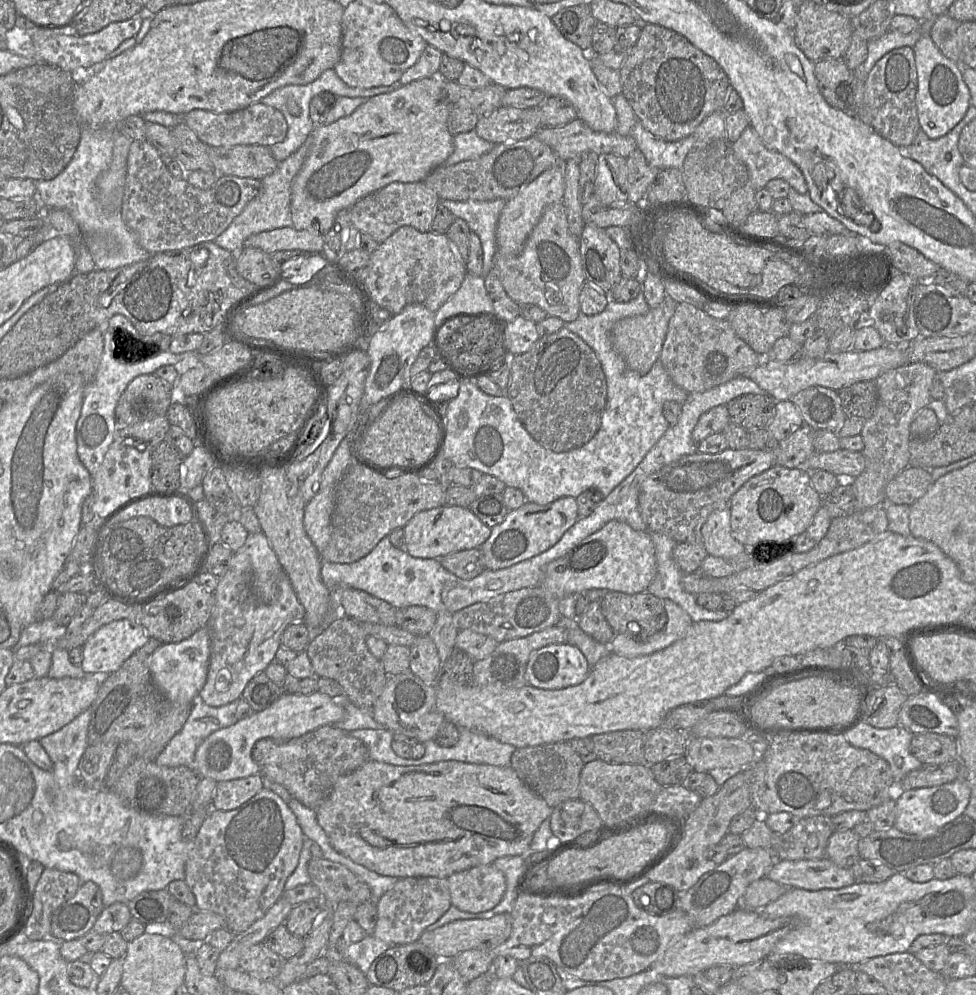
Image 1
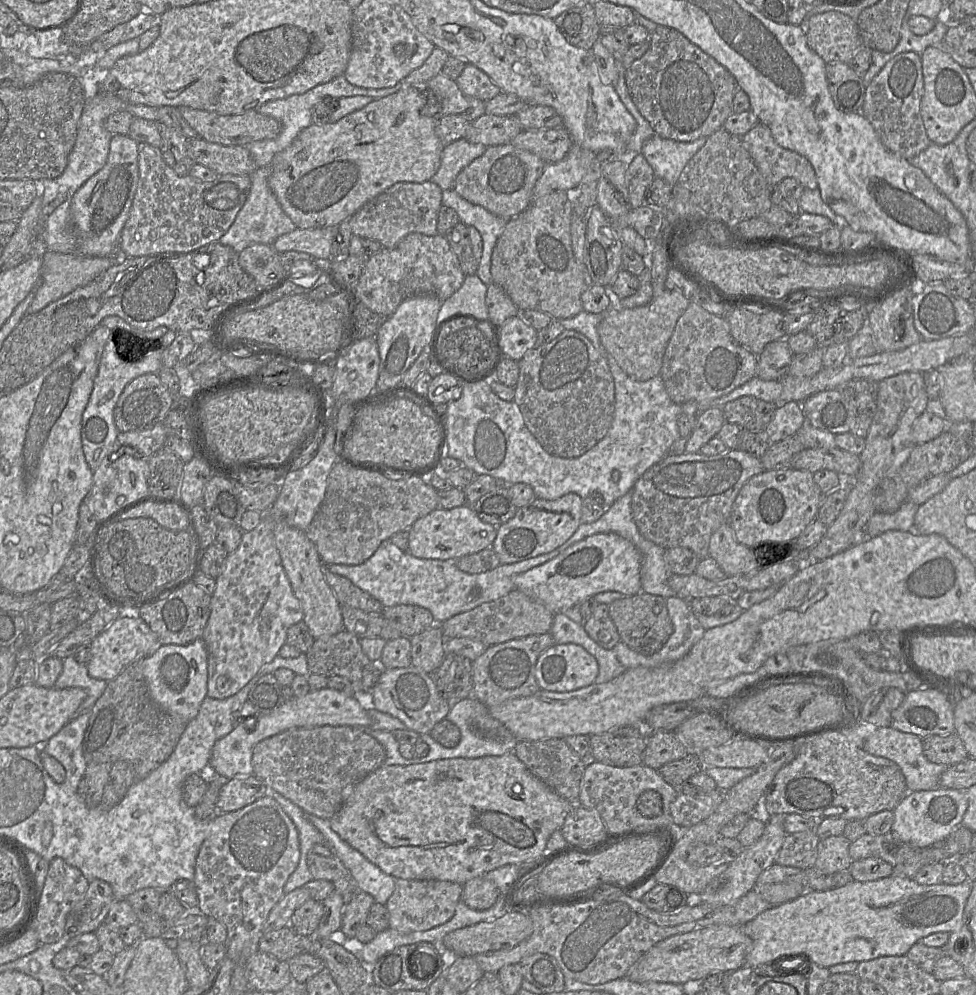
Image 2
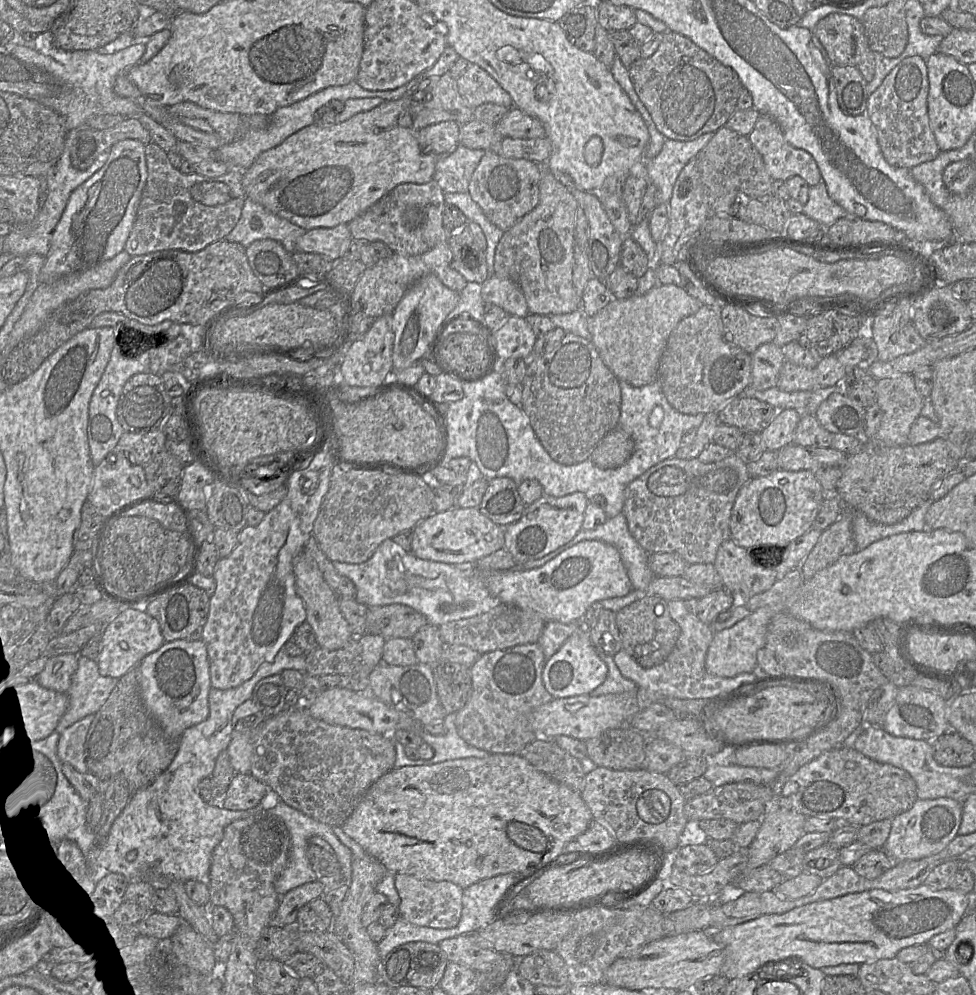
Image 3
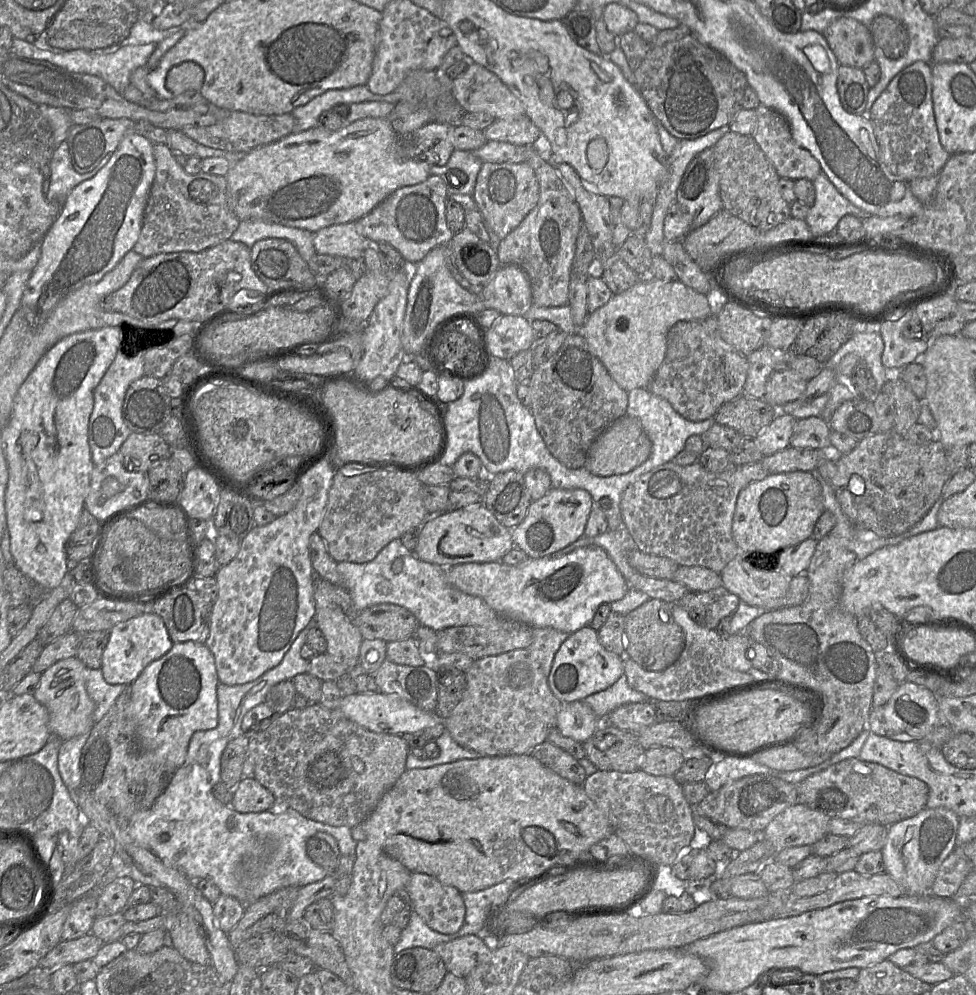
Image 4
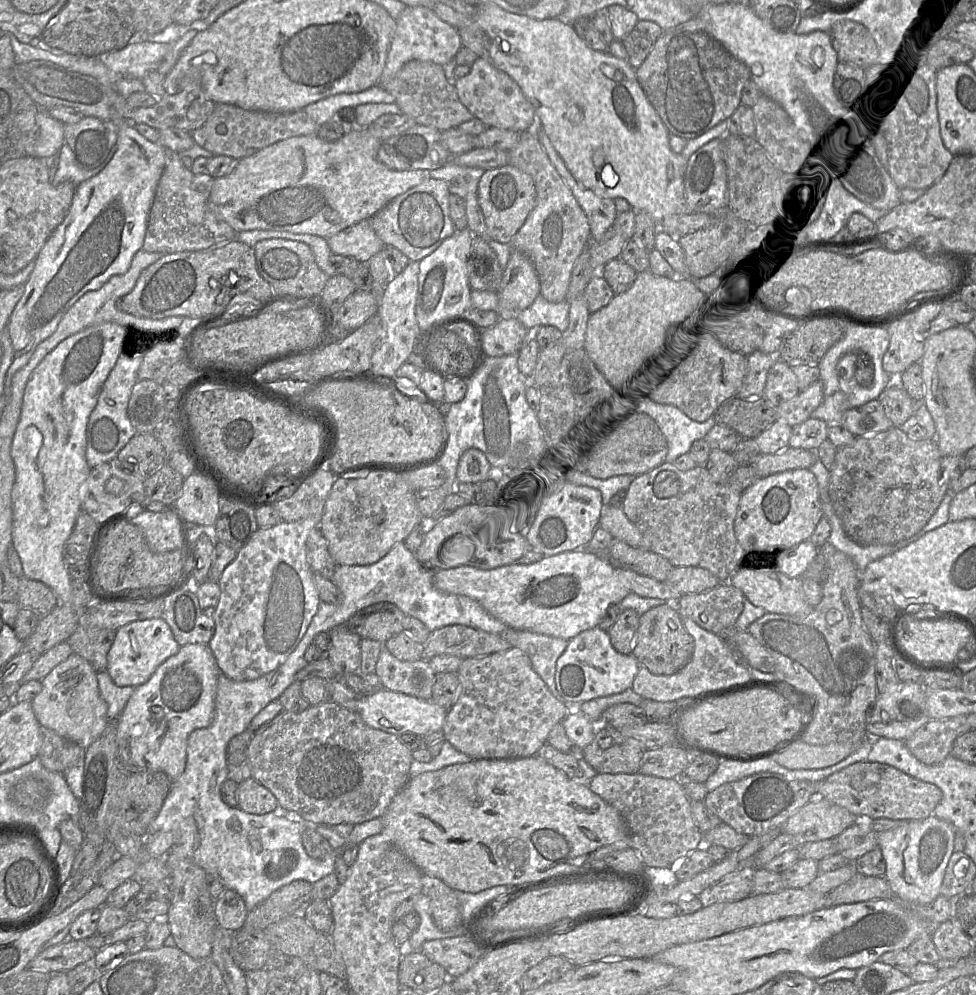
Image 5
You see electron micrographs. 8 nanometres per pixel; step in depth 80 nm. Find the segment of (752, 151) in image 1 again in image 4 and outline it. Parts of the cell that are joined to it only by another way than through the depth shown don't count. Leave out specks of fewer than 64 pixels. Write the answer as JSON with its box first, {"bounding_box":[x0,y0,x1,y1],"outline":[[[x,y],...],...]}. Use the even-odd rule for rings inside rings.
{"bounding_box":[753,104,821,181],"outline":[[[760,104],[756,109],[756,130],[753,139],[773,164],[780,178],[814,181],[821,172],[818,160],[793,139],[789,122],[780,112]]]}

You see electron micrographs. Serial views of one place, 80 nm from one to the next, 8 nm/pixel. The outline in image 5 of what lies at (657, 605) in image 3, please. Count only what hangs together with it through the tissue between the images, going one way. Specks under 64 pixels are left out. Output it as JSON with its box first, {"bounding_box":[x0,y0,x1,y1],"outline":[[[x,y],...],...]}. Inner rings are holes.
{"bounding_box":[632,602,694,675],"outline":[[[672,602],[655,606],[640,615],[632,655],[641,666],[655,675],[672,675],[683,669],[694,651],[694,639],[685,629],[682,618]]]}

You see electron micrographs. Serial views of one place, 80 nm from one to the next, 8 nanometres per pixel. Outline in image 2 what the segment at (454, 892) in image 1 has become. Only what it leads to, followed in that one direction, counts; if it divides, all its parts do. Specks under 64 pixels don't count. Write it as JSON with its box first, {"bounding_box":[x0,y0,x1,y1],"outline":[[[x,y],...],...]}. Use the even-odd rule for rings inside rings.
{"bounding_box":[462,876,499,910],"outline":[[[485,876],[472,878],[462,884],[462,901],[473,910],[490,908],[499,896],[497,884]]]}

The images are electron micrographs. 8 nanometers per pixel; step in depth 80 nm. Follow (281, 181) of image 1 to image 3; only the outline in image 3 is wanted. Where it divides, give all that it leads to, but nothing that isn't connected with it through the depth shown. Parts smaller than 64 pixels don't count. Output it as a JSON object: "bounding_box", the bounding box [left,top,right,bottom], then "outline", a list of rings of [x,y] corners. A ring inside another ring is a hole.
{"bounding_box":[224,197,306,253],"outline":[[[246,197],[239,221],[224,239],[240,243],[245,248],[254,241],[272,239],[294,253],[297,239],[306,231]]]}

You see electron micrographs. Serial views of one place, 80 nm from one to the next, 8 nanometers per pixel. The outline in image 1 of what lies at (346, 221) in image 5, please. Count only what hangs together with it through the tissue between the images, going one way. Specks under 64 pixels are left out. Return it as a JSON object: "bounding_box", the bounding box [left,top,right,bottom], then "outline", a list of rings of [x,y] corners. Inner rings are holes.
{"bounding_box":[291,76,454,235],"outline":[[[439,76],[412,81],[411,83],[406,84],[393,92],[379,94],[365,99],[365,101],[357,107],[355,111],[344,118],[338,119],[331,124],[316,126],[312,131],[313,143],[309,154],[305,158],[301,169],[295,176],[291,185],[292,227],[296,230],[314,231],[319,232],[321,235],[325,235],[333,228],[336,215],[342,209],[351,208],[361,198],[387,186],[390,183],[423,182],[435,168],[443,165],[454,150],[454,136],[451,135],[448,130],[448,118],[452,108],[452,103],[449,100],[445,89],[445,81],[447,80],[444,80]]]}

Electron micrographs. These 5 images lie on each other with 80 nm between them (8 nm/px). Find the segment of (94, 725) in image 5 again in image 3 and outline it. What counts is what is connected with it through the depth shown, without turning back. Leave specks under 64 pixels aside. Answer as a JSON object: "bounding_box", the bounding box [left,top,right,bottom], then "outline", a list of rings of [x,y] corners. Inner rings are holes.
{"bounding_box":[37,654,78,693],"outline":[[[65,654],[52,657],[44,662],[37,687],[59,693],[67,693],[73,674],[78,668],[78,655]]]}

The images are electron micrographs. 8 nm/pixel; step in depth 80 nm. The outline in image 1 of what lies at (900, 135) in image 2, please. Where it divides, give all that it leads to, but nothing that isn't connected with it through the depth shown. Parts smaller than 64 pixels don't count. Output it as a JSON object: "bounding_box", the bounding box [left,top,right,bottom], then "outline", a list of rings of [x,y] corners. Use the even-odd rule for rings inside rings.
{"bounding_box":[864,47,920,149],"outline":[[[910,47],[896,48],[886,53],[865,78],[864,101],[870,111],[870,126],[900,149],[910,146],[920,130],[915,105],[916,90],[917,71]]]}

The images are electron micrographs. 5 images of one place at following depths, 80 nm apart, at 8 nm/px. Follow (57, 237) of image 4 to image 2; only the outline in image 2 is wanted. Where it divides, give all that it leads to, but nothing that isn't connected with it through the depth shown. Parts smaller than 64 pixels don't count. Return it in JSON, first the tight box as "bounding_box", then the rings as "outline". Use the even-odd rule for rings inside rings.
{"bounding_box":[70,135,138,257],"outline":[[[113,135],[106,164],[74,193],[71,200],[70,211],[77,239],[76,253],[93,257],[115,256],[138,181],[138,142],[127,135]]]}

